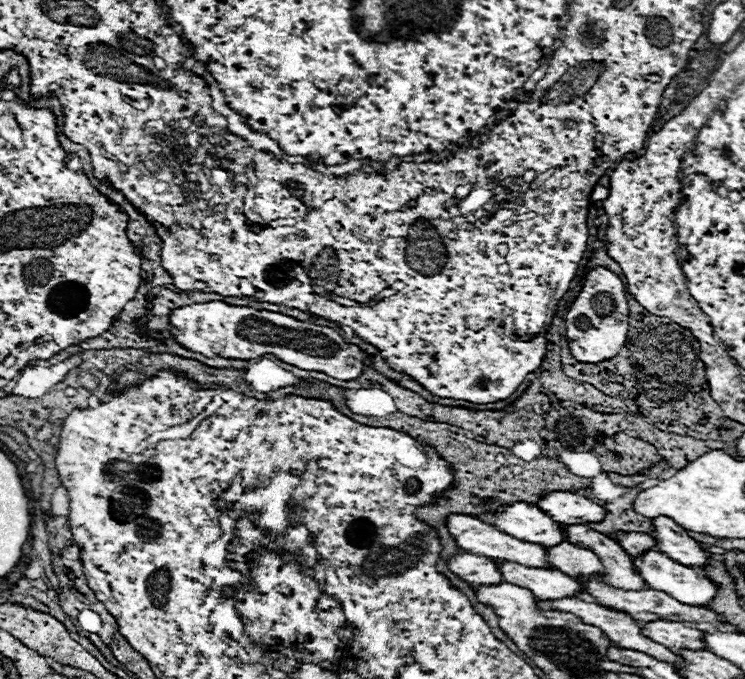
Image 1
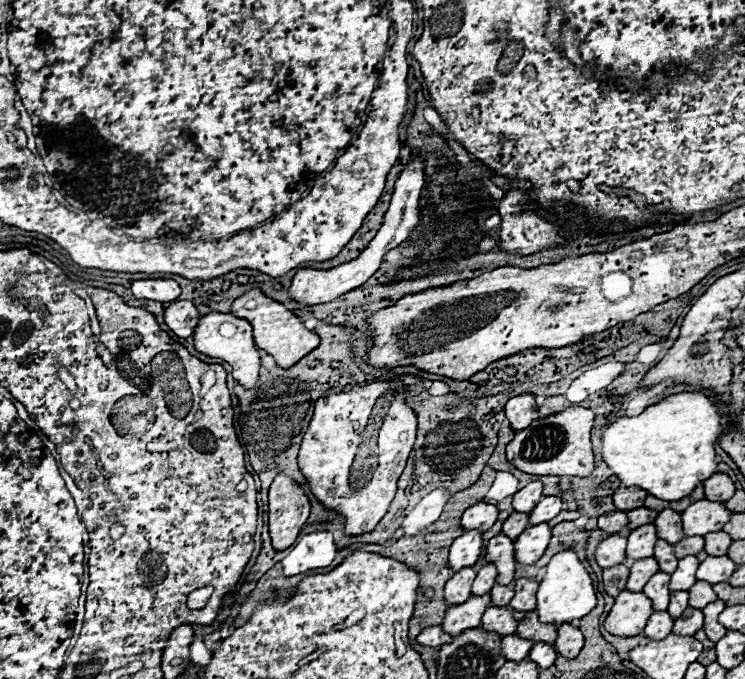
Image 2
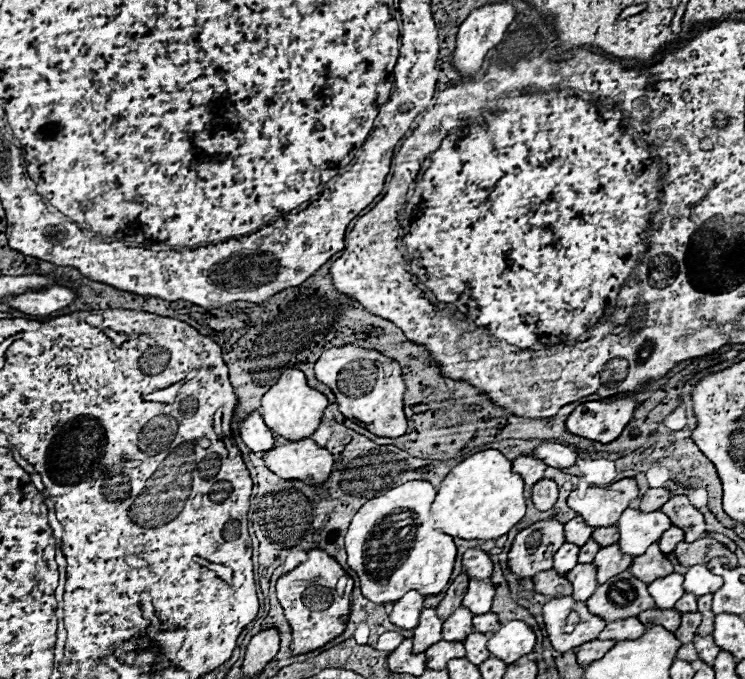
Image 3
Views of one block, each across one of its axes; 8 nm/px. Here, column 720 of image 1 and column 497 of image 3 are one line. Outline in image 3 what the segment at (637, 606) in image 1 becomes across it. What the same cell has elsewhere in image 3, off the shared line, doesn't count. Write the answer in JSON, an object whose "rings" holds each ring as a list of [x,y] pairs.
{"rings":[[[488,612],[488,614],[480,614],[480,616],[474,616],[474,632],[482,632],[482,634],[488,634],[488,632],[496,632],[500,628],[498,624],[498,618],[496,614]]]}

